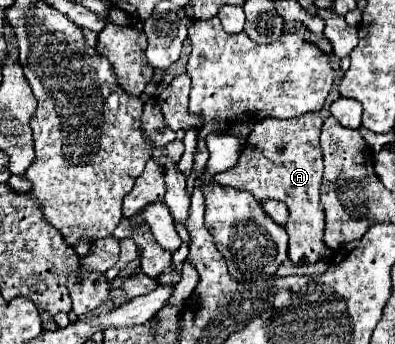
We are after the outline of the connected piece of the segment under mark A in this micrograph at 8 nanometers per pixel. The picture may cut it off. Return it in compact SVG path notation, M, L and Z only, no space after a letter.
M309 112L307 116L295 120L261 120L255 124L247 138L247 144L254 147L244 147L237 166L215 176L219 184L247 190L257 200L275 198L287 204L289 220L285 230L289 234L289 258L297 266L313 264L331 254L323 242L325 214L319 196L323 174L323 158L319 146L321 126L323 120L317 112Z

